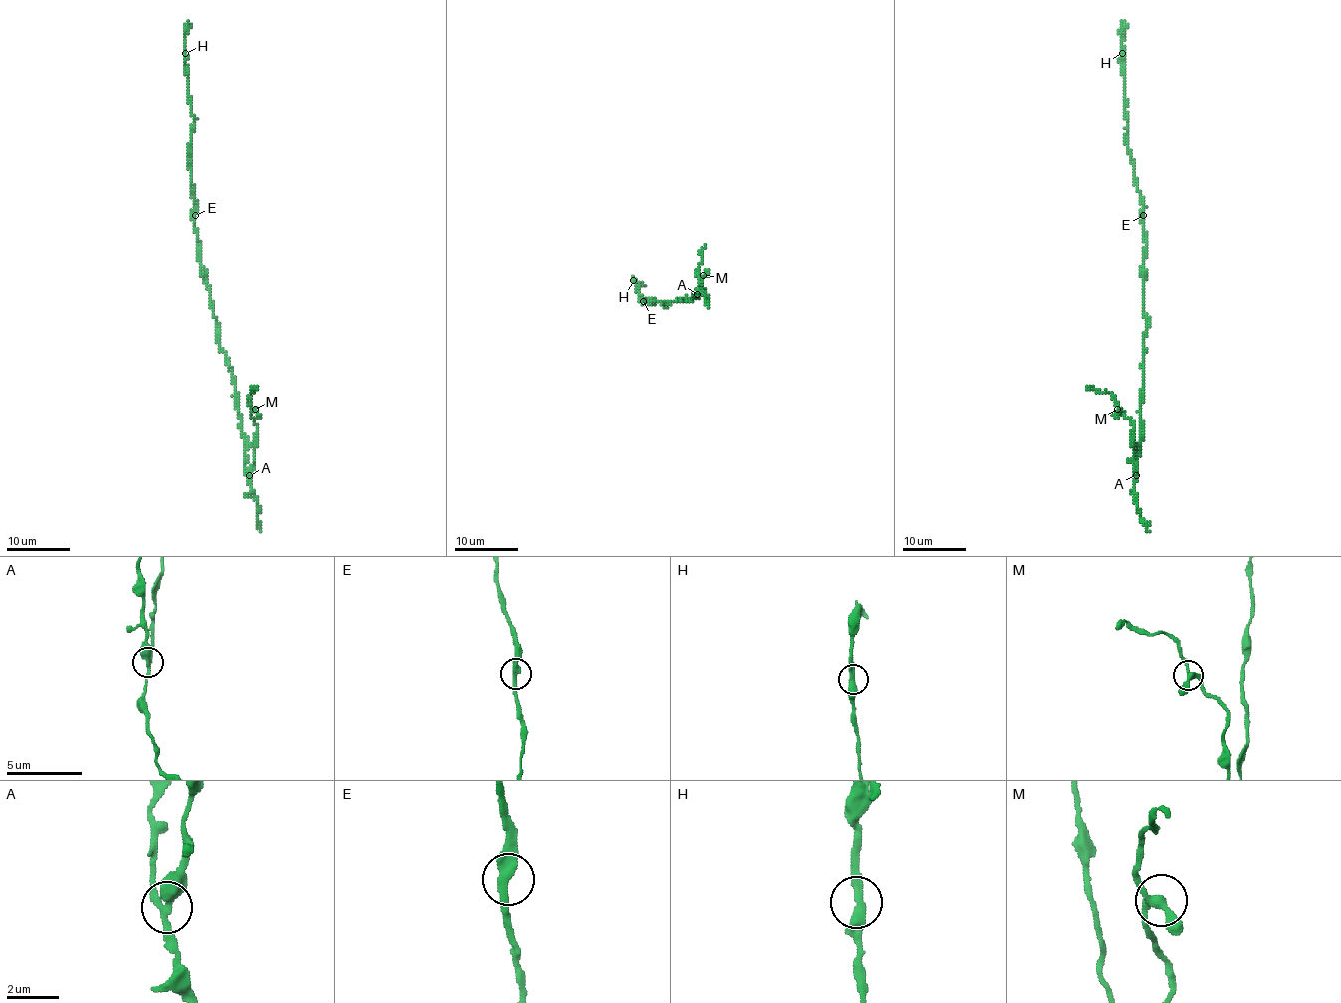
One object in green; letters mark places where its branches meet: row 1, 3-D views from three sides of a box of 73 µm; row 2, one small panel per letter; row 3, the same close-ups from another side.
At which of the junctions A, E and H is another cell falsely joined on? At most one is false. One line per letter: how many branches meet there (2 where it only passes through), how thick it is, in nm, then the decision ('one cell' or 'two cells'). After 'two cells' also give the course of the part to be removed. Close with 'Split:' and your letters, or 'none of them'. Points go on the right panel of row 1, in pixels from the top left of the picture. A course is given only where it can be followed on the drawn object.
A: 3 branches meet; 320 nm thick; two cells; foreign part runs (1136, 475), (1133, 423), (1108, 392), (1095, 392), (1091, 387), (1087, 390)
E: 2 branches meet; 360 nm thick; one cell
H: 2 branches meet; 360 nm thick; one cell
Split: A

